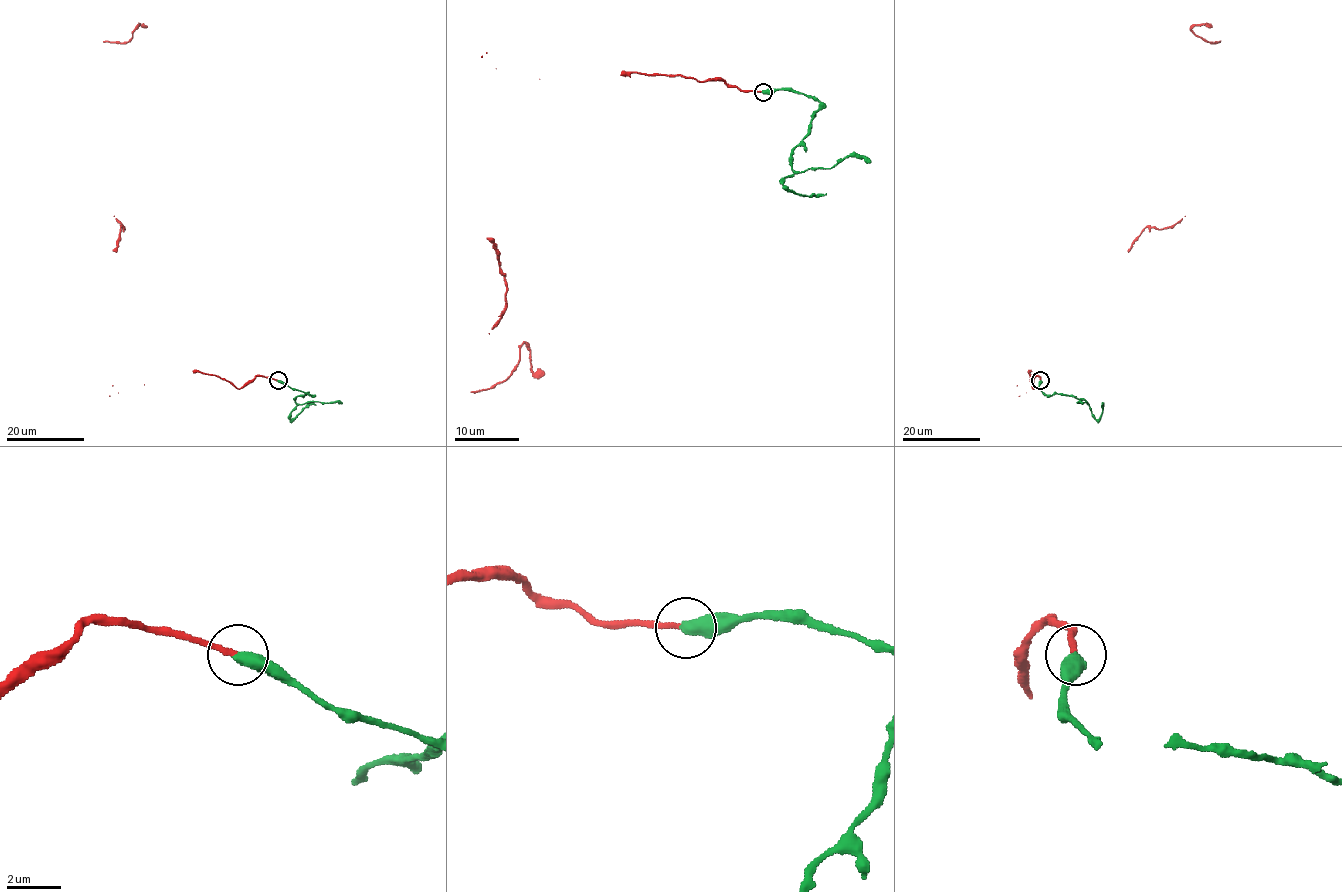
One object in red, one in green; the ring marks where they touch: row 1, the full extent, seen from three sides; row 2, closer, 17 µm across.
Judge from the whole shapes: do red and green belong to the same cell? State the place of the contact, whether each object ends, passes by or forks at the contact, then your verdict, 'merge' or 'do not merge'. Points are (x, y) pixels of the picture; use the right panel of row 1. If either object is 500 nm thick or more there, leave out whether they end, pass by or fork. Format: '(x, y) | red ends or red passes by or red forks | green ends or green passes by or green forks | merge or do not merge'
(1040, 380) | red ends | green ends | merge

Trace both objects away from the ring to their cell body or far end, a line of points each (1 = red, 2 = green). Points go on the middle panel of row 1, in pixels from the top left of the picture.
1: (762, 91), (622, 74), (494, 239), (507, 287), (489, 334), (508, 376), (524, 342), (531, 370), (544, 375)
2: (762, 91), (792, 90), (819, 103), (811, 132), (793, 150), (795, 172), (783, 179), (796, 193), (826, 193)

